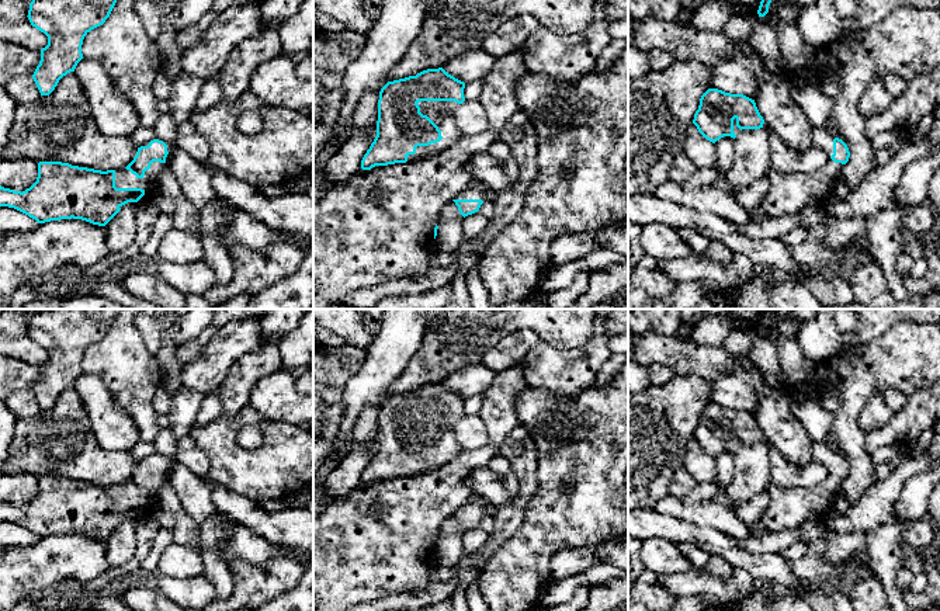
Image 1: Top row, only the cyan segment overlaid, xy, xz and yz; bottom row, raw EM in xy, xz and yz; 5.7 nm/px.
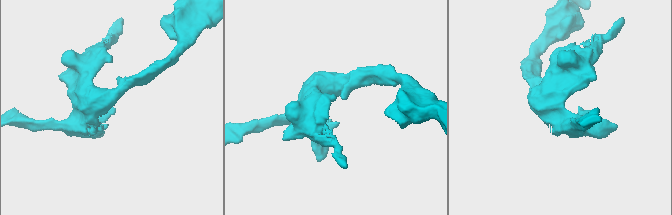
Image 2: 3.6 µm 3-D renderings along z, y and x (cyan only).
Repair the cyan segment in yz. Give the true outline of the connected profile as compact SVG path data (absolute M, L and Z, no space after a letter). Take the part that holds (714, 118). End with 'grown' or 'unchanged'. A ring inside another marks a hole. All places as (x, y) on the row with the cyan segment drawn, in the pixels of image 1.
M708 88L701 96L693 124L712 143L724 136L735 139L742 129L767 126L755 100L743 94L731 94L718 88Z | grown

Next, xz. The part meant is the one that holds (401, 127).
M443 67L388 81L379 91L377 136L361 160L363 170L433 157L450 149L461 136L452 111L465 101L465 83Z | grown

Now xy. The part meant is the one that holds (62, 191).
M155 138L138 147L133 160L125 169L101 171L62 162L39 162L37 181L25 191L14 191L0 185L0 206L14 208L38 223L73 218L105 226L121 208L132 205L138 209L153 201L170 152L170 143Z | grown

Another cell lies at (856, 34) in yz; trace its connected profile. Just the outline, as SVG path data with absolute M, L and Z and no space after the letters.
M863 28L849 29L846 35L842 35L842 37L836 38L832 44L851 45L853 42L863 38L864 31L866 29L863 29Z

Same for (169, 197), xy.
M167 163L155 190L153 201L173 219L173 226L201 235L198 209L184 197Z

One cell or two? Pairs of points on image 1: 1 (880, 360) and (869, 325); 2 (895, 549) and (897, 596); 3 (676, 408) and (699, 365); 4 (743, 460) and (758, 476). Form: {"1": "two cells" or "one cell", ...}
{"1": "two cells", "2": "one cell", "3": "two cells", "4": "one cell"}

